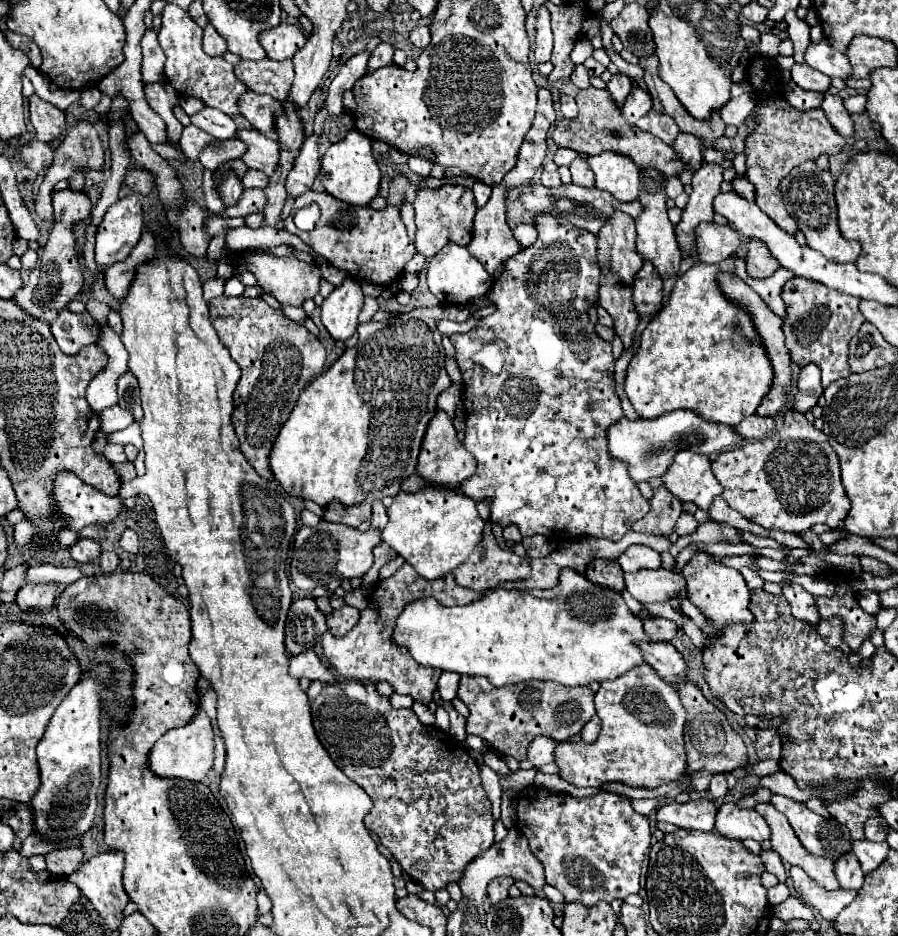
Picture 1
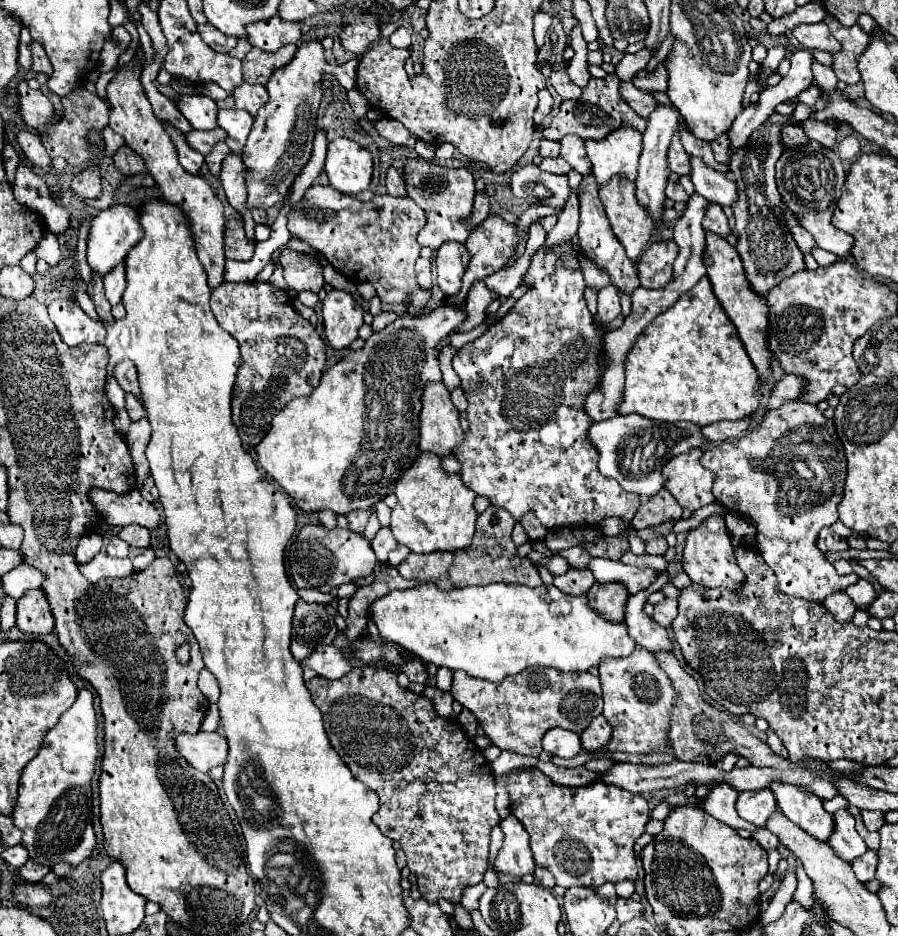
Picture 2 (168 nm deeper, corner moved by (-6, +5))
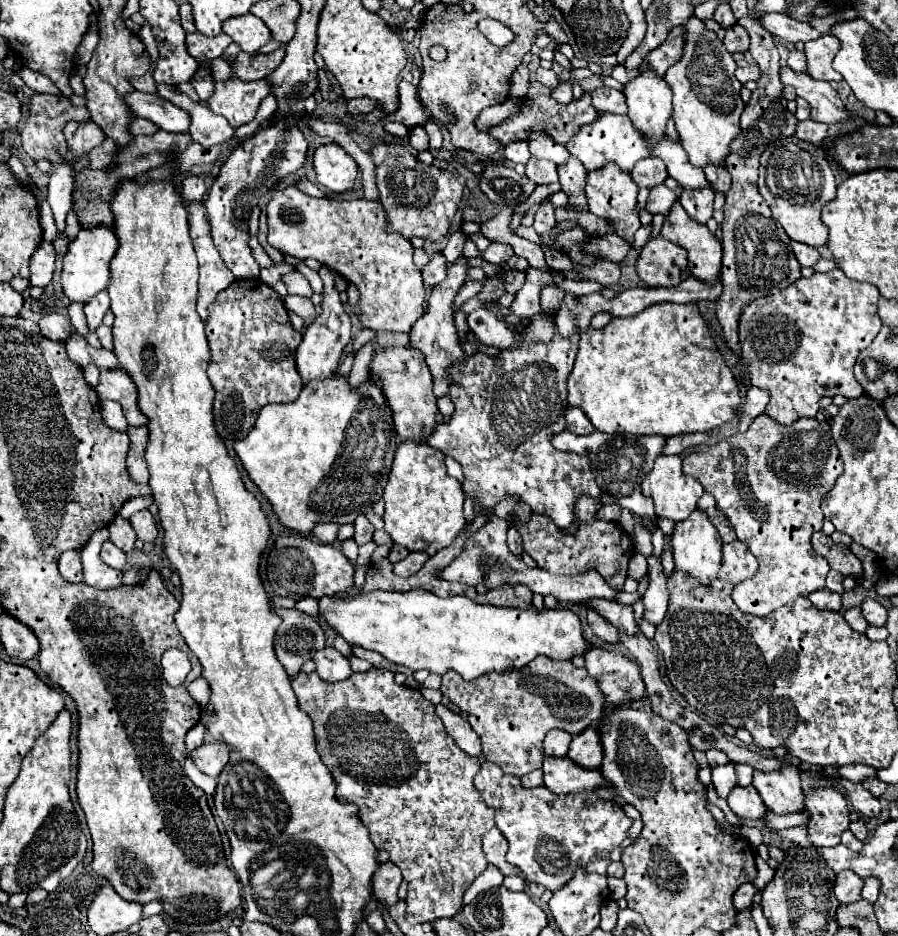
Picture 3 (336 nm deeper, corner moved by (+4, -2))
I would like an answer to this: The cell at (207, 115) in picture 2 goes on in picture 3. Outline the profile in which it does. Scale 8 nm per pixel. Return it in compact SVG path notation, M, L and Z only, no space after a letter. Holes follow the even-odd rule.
M138 90L128 94L124 100L134 116L146 118L166 132L188 132L190 116L188 112L184 112L184 108L176 108L172 102L156 94L144 94Z

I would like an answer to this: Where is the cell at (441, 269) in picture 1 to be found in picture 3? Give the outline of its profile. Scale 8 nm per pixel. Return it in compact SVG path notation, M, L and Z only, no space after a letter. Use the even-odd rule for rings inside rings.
M436 254L432 256L430 264L422 268L422 278L424 278L424 284L434 288L436 284L440 284L444 278L446 278L446 270L448 270L448 264L444 260L442 254Z

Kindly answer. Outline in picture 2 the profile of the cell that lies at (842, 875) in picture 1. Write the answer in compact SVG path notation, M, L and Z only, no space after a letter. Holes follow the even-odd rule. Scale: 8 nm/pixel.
M846 807L838 809L832 817L834 817L834 831L832 831L828 843L836 851L838 857L852 863L856 857L866 853L868 847L862 841L862 837L858 835L858 831L854 829L854 817Z

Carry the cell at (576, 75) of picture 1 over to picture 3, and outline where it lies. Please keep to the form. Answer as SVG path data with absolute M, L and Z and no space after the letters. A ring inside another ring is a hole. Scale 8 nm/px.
M562 82L562 84L552 92L552 98L556 98L556 100L562 102L562 104L572 102L572 86L570 86L568 82Z

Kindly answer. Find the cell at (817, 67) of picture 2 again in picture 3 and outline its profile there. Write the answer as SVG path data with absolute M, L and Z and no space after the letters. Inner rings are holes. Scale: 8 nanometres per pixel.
M792 50L788 56L788 66L798 72L806 72L806 56L800 50Z

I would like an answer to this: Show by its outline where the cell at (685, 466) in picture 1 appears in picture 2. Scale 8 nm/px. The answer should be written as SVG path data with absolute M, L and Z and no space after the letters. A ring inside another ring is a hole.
M690 449L688 453L672 457L662 469L666 479L664 487L674 495L682 509L698 511L702 505L716 501L712 495L714 475L700 465L700 457L700 449Z

